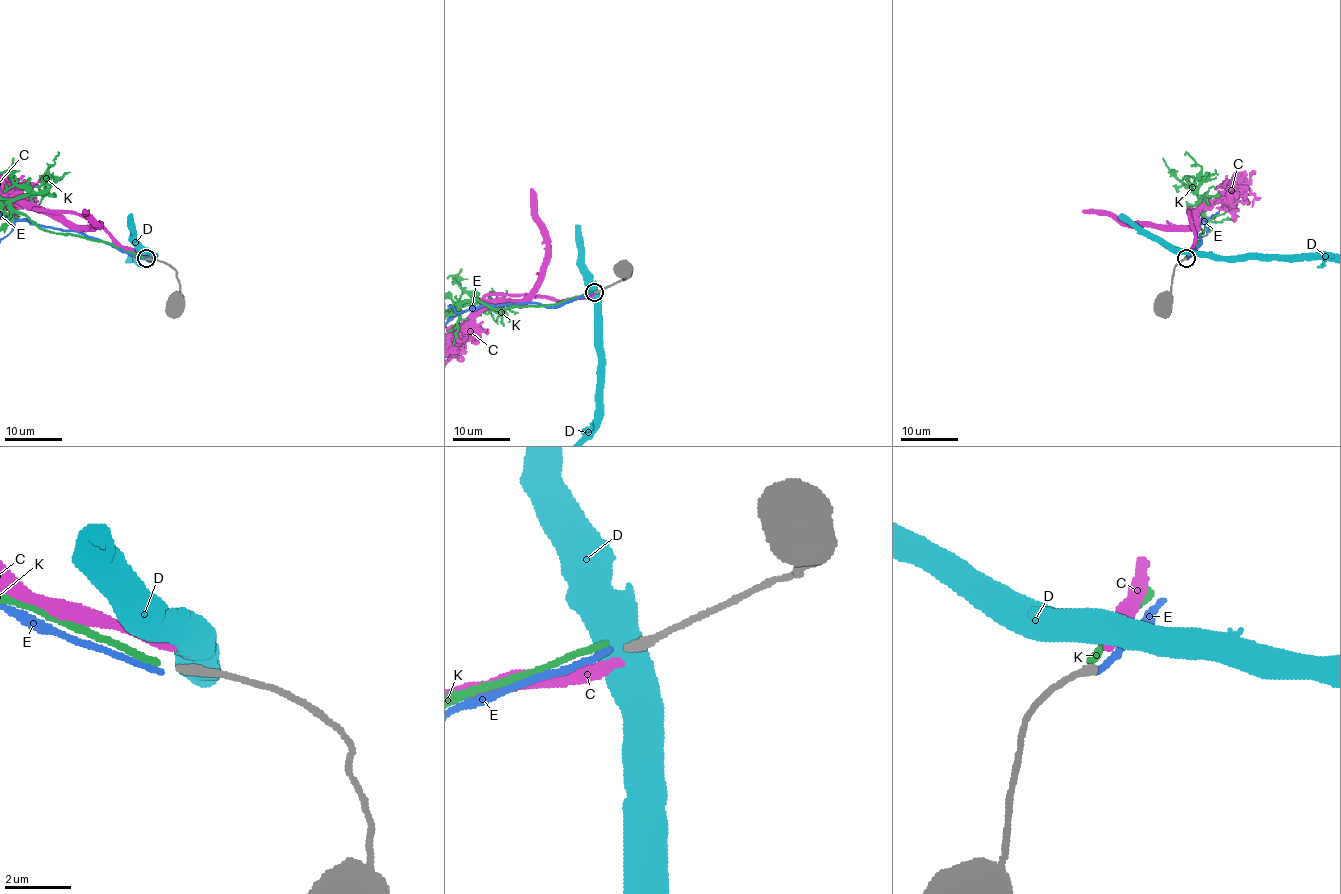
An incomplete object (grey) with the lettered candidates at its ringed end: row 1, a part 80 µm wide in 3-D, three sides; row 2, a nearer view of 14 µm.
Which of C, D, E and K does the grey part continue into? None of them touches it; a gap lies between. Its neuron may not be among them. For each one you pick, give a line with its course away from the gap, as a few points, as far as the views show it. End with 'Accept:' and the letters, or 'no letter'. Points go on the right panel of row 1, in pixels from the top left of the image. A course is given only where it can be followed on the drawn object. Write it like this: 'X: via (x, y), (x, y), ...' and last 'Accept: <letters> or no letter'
Accept: no letter

